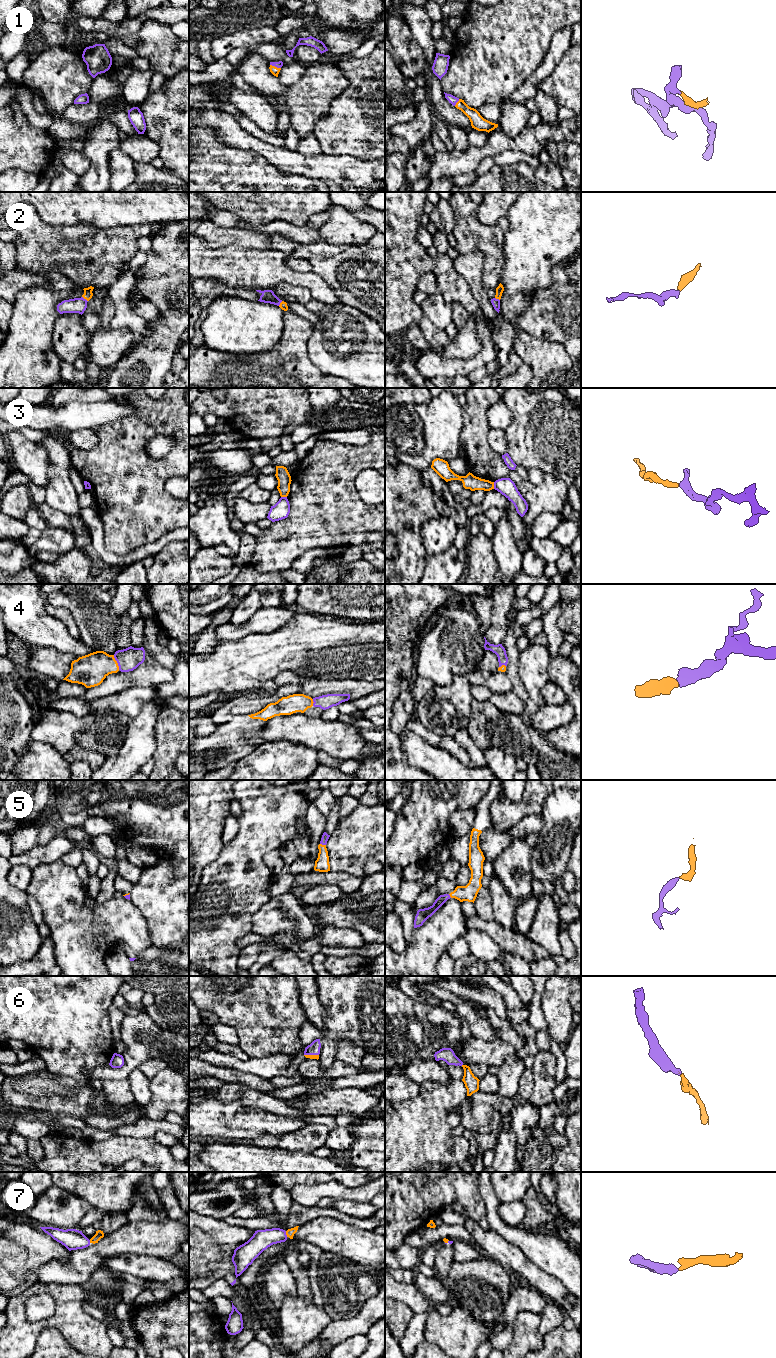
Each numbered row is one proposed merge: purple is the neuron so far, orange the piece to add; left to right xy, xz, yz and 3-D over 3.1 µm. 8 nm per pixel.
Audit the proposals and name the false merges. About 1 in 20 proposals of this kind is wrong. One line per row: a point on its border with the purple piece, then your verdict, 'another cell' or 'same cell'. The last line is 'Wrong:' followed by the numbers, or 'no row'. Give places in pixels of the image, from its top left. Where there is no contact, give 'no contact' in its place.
1: xz (275, 66) | same cell
2: xy (85, 299) | same cell
3: yz (494, 485) | another cell
4: xy (117, 662) | same cell
5: xz (323, 844) | same cell
6: xz (311, 1054) | same cell
7: xz (285, 1234) | same cell
Wrong: 3

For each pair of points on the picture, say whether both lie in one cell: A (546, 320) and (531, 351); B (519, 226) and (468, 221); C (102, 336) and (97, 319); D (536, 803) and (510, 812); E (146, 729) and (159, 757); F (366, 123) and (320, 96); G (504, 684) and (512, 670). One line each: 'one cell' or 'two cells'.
A: two cells
B: two cells
C: two cells
D: one cell
E: two cells
F: two cells
G: two cells

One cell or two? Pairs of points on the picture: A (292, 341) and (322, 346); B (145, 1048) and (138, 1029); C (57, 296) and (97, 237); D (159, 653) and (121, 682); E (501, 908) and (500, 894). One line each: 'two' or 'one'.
A: two
B: one
C: two
D: two
E: one

